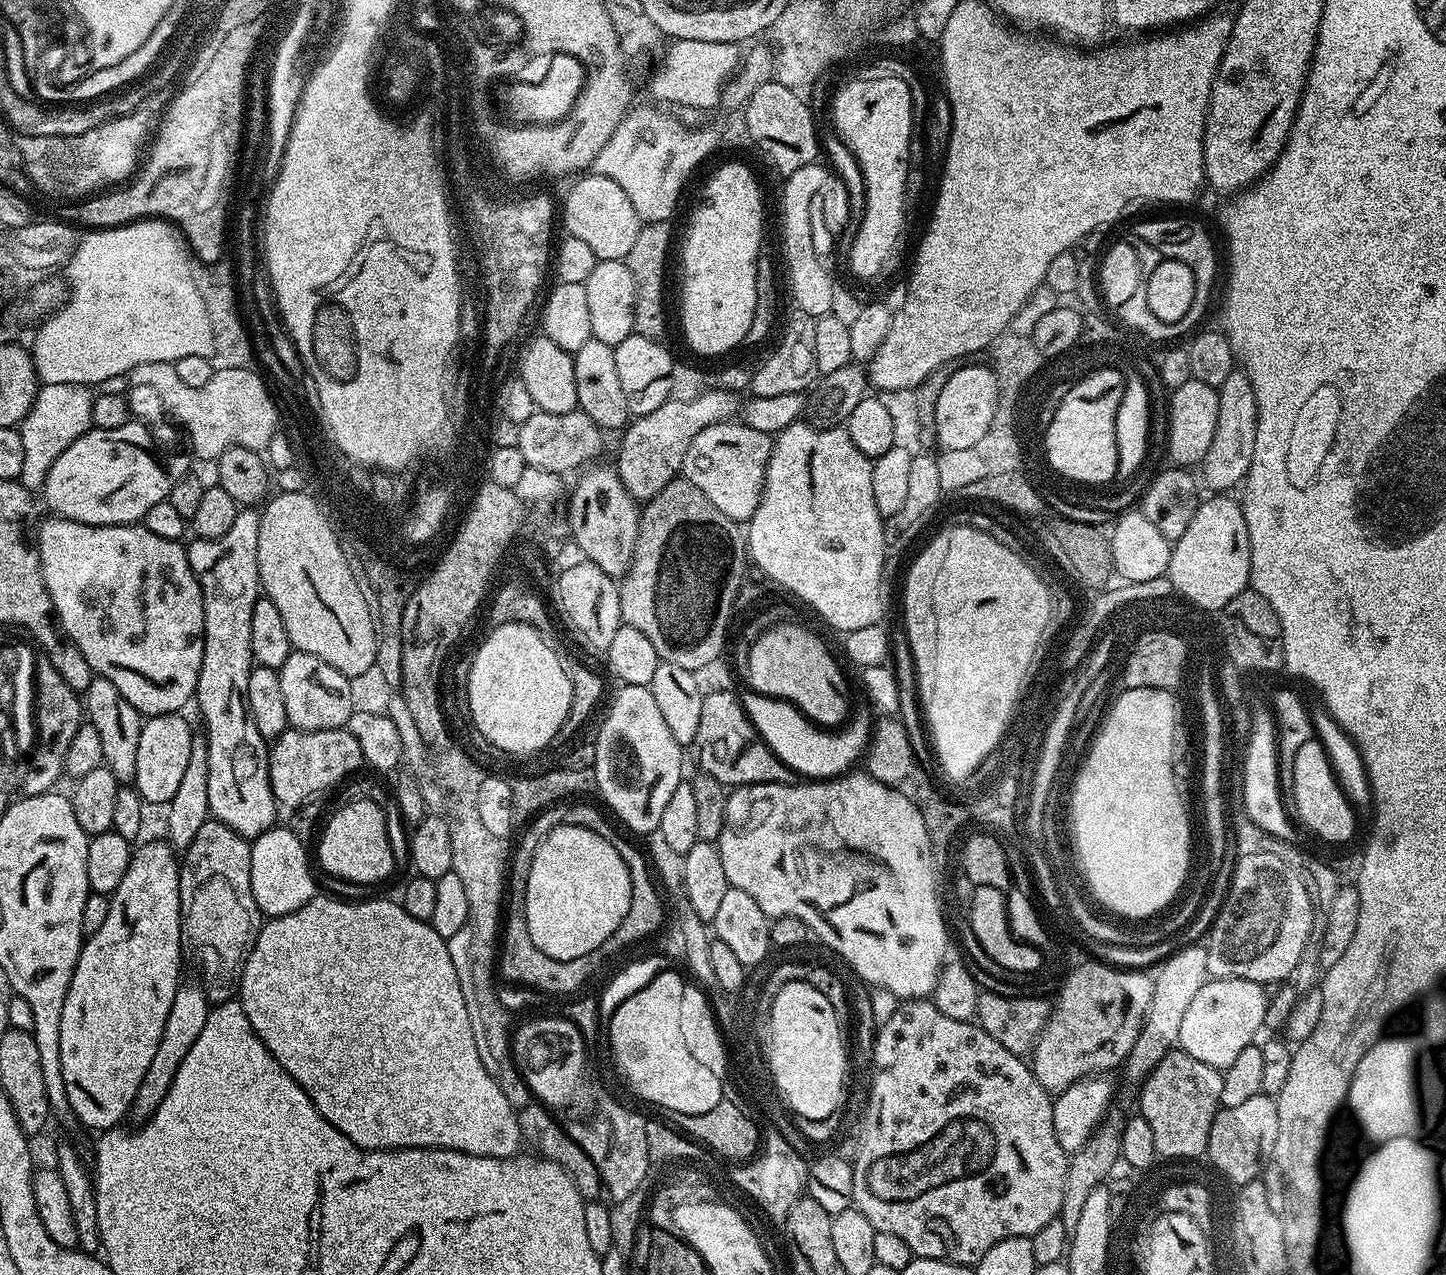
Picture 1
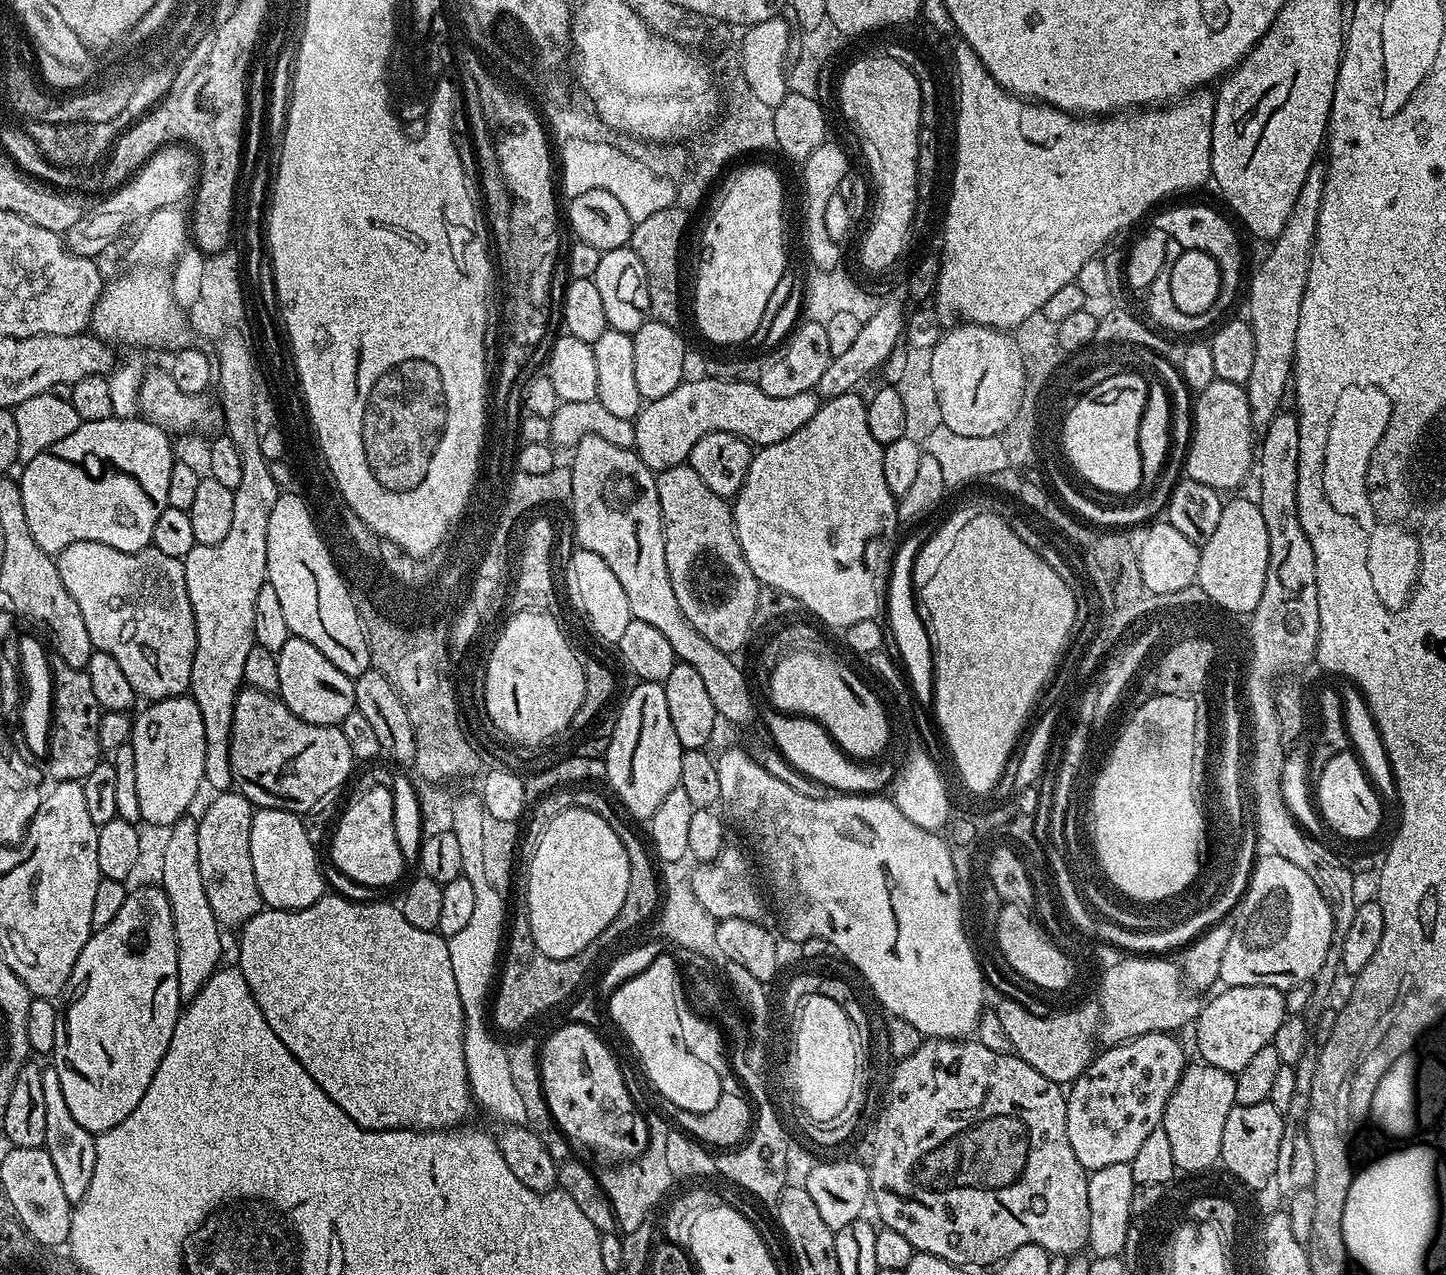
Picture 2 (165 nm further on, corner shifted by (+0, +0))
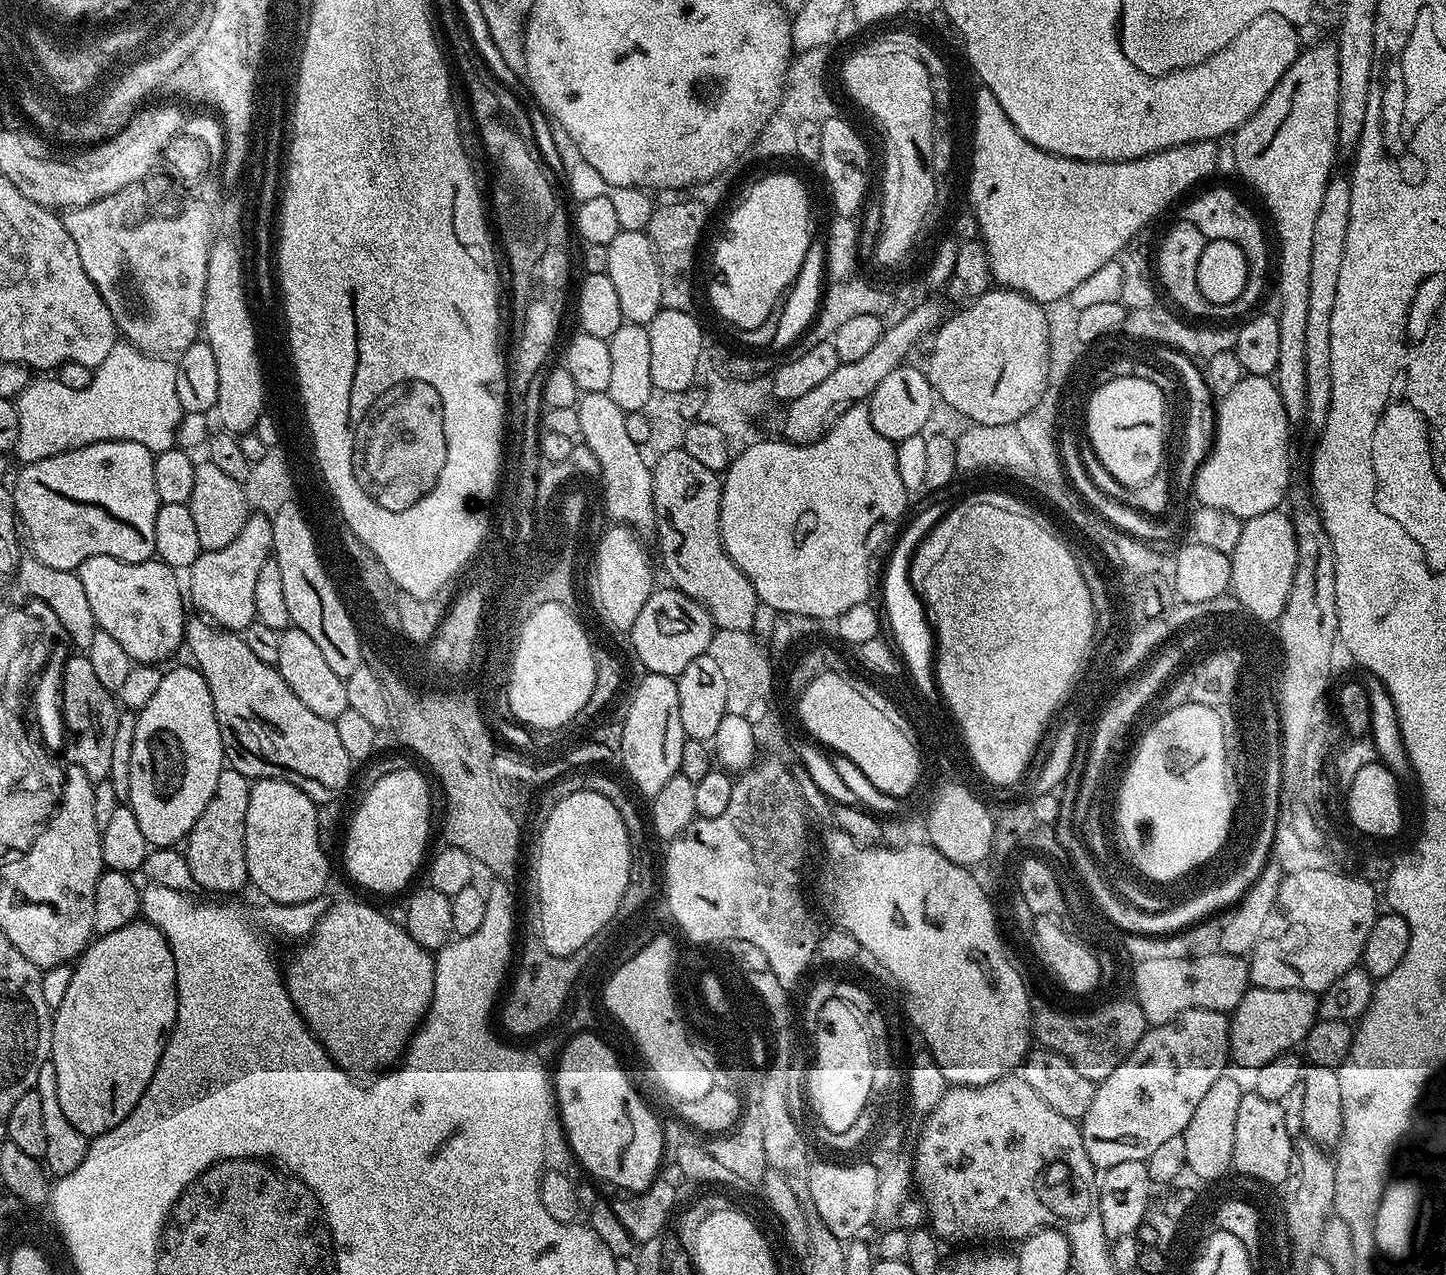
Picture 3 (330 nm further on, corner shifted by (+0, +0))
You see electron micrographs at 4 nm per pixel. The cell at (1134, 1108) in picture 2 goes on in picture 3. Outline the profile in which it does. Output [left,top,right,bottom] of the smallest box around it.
[1079,1008,1231,1170]

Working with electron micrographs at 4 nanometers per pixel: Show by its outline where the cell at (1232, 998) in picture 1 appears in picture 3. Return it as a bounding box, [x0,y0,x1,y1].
[1228,986,1318,1070]

